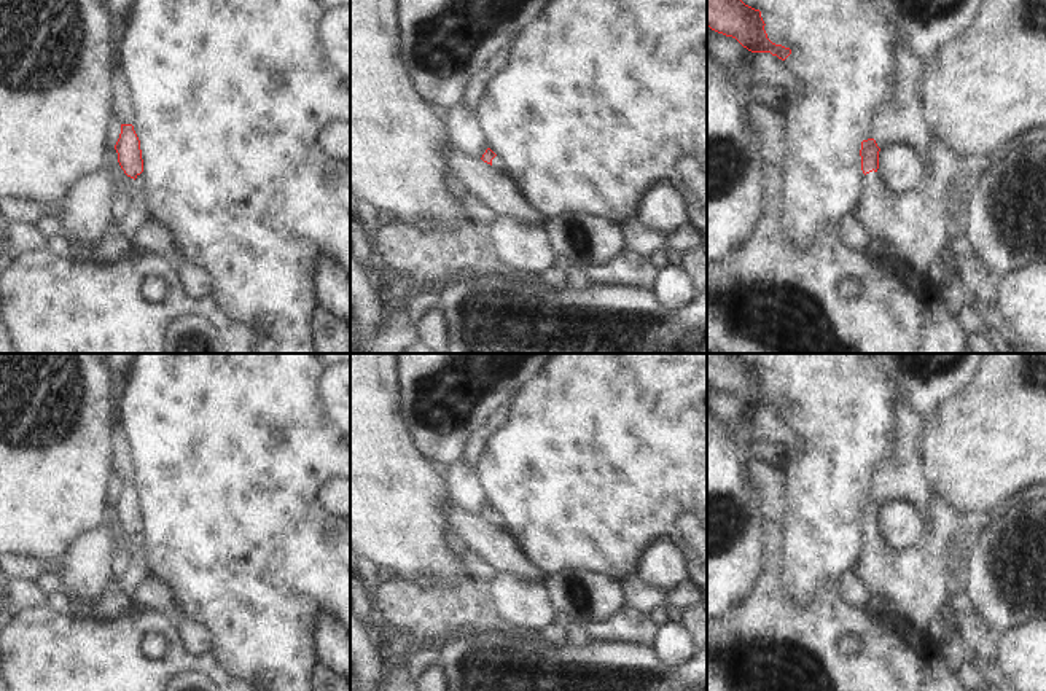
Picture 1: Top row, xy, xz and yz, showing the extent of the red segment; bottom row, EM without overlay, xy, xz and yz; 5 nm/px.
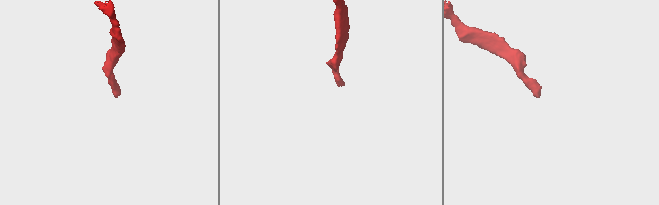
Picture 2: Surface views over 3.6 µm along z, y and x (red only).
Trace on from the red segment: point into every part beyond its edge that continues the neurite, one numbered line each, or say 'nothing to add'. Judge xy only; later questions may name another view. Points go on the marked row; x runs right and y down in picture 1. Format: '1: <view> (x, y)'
1: xy (139, 215)

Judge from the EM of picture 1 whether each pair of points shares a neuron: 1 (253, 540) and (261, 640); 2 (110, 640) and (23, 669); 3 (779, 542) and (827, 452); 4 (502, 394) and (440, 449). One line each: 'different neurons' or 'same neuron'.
1: same neuron
2: same neuron
3: different neurons
4: same neuron

